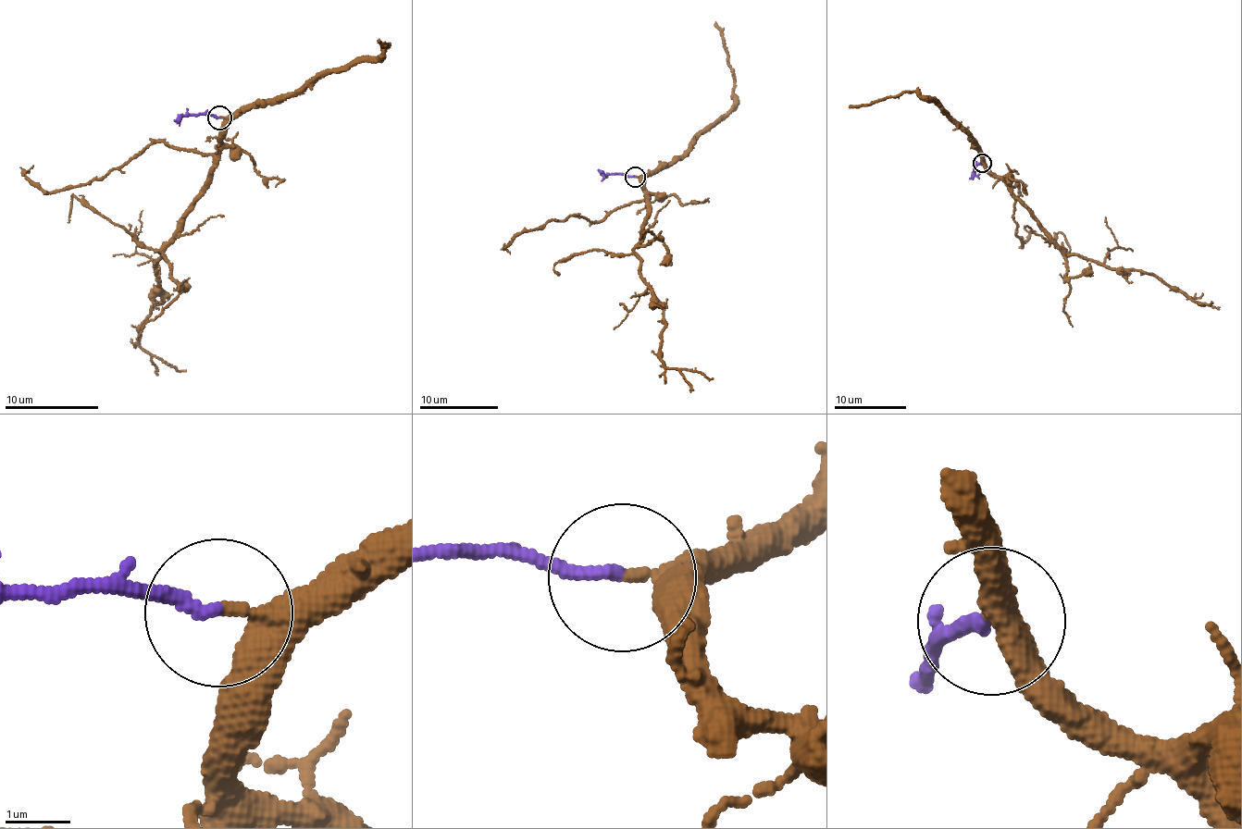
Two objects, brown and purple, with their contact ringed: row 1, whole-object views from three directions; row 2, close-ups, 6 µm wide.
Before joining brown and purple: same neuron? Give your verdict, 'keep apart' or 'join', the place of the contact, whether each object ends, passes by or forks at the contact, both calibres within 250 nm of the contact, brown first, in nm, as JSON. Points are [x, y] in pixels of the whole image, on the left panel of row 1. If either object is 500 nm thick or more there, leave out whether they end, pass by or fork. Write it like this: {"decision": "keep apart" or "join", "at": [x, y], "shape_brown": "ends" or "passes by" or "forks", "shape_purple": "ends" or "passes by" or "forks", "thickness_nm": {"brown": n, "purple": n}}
{"decision": "join", "at": [219, 117], "shape_brown": "ends", "shape_purple": "ends", "thickness_nm": {"brown": 280, "purple": 180}}

